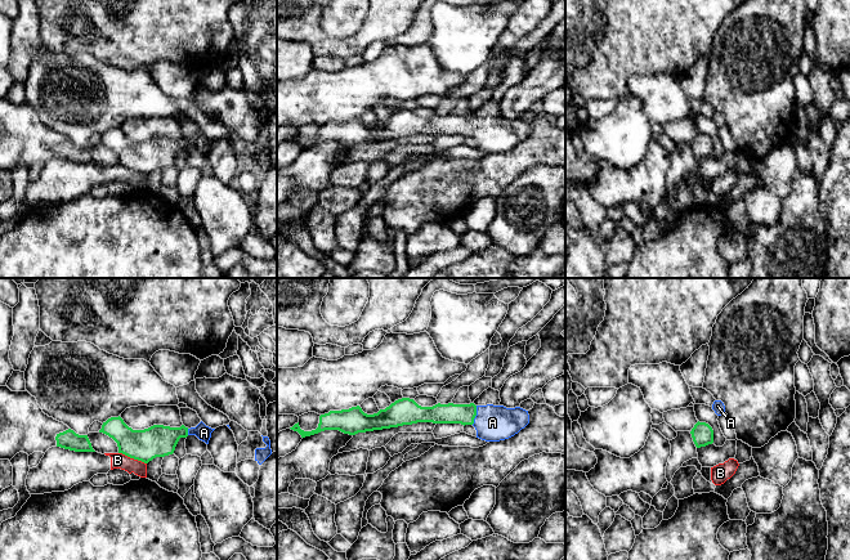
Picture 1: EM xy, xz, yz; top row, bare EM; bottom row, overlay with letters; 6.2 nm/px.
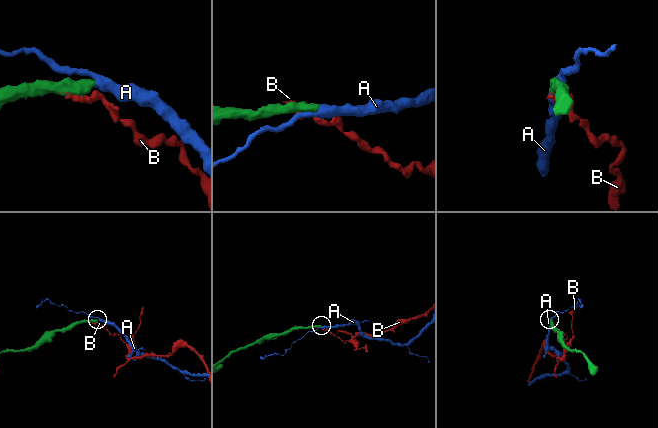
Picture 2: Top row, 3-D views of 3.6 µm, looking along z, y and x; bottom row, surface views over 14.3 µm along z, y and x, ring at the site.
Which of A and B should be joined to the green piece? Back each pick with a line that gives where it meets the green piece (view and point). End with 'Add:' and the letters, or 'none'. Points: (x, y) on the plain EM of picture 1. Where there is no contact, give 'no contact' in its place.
A: meets green in xz at (475, 126)
Add: A

